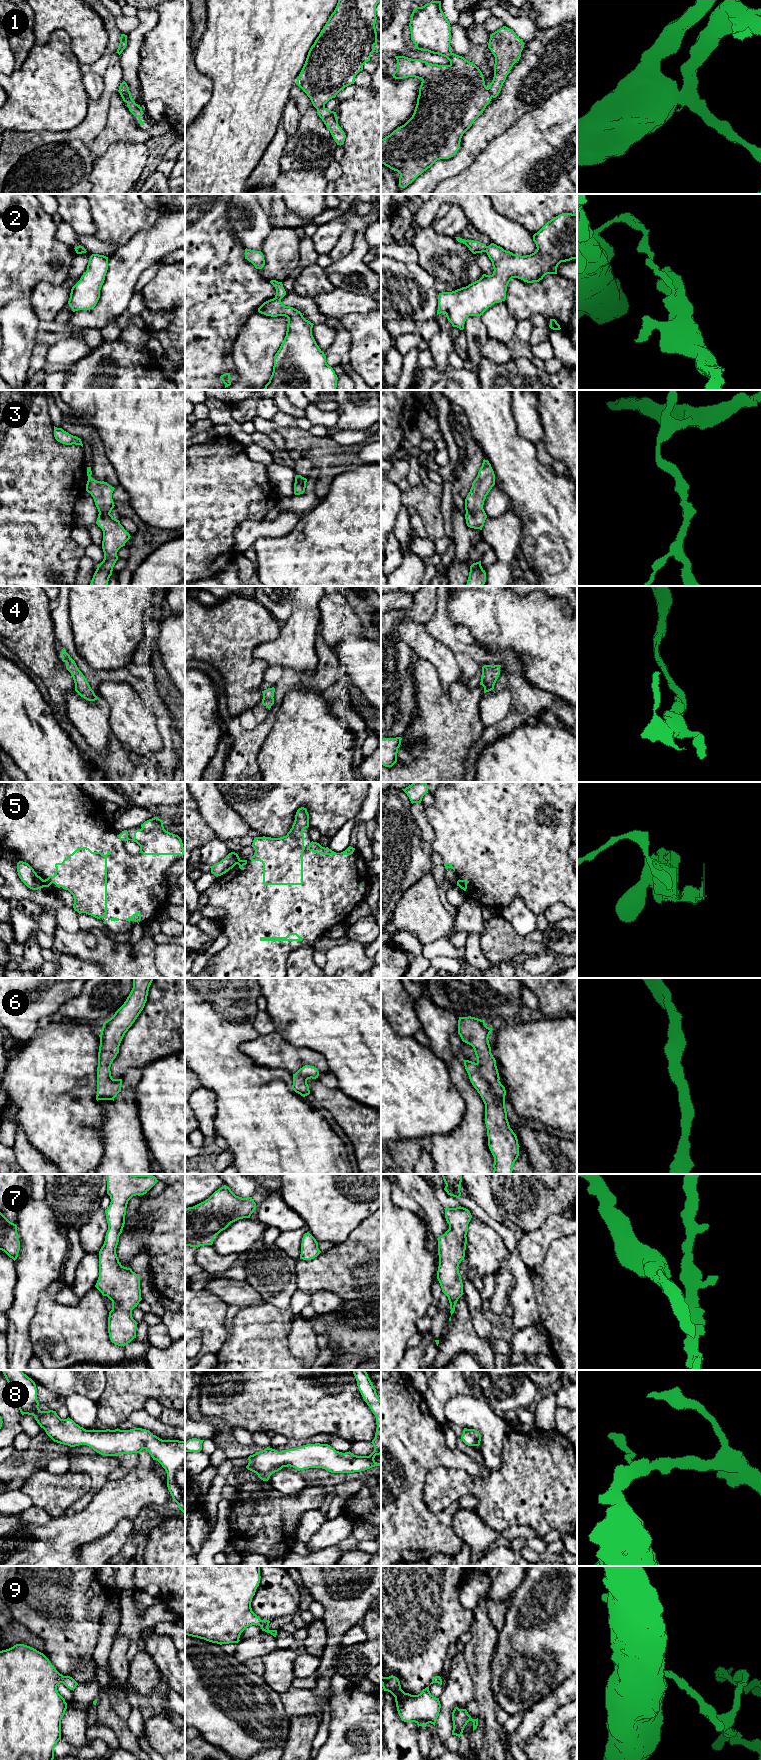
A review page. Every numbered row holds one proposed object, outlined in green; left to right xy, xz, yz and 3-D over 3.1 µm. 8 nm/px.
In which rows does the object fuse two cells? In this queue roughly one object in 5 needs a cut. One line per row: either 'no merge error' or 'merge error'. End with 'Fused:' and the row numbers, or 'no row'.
1: merge error
2: merge error
3: no merge error
4: no merge error
5: merge error
6: no merge error
7: no merge error
8: no merge error
9: no merge error
Fused: 1, 2, 5

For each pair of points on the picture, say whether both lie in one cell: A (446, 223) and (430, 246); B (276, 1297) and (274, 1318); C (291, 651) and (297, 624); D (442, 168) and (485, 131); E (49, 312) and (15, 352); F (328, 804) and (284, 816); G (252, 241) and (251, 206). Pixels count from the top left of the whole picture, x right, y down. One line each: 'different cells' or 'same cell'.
A: different cells
B: different cells
C: same cell
D: same cell
E: different cells
F: same cell
G: same cell

